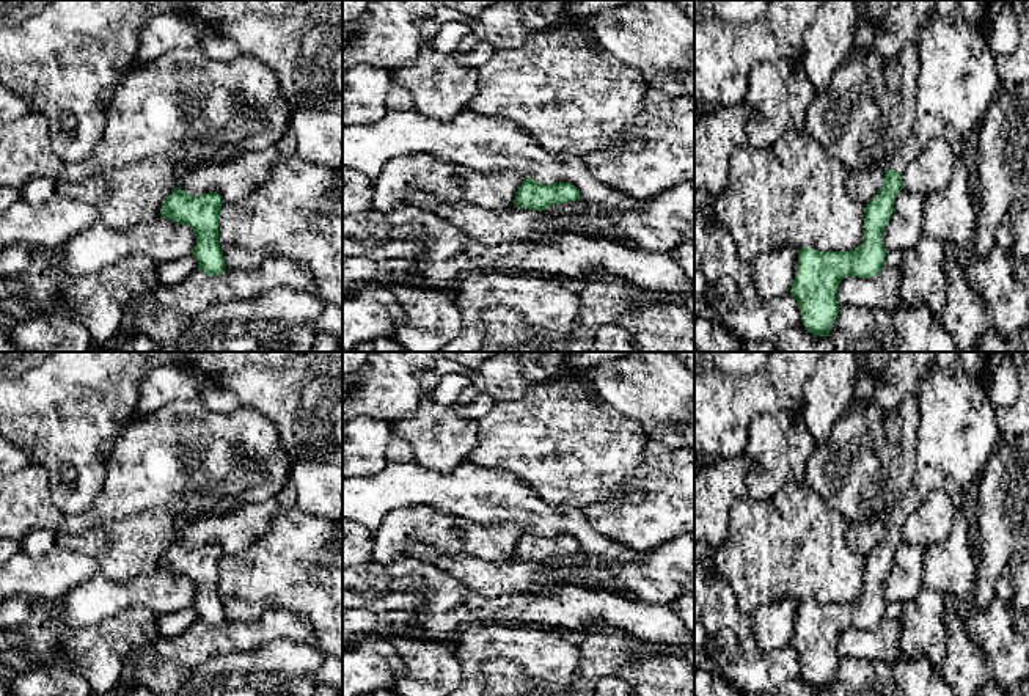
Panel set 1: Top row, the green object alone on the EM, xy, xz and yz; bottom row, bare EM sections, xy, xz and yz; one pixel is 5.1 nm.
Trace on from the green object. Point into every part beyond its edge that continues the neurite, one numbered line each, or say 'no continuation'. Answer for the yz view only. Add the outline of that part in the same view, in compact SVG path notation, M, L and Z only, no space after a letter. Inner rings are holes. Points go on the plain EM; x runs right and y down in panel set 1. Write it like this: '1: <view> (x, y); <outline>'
1: yz (959, 431); M935 363L919 379L916 396L921 421L914 471L906 493L886 518L902 526L933 490L943 490L950 498L960 500L965 489L985 470L988 459L1001 443L998 408L990 401L985 380L968 372L947 374Z

